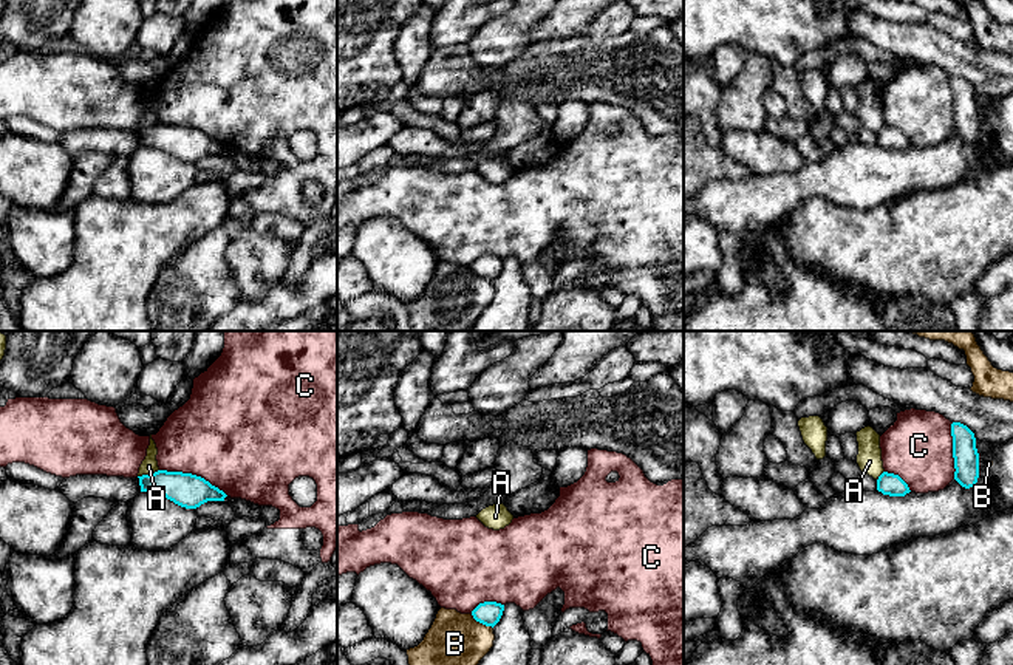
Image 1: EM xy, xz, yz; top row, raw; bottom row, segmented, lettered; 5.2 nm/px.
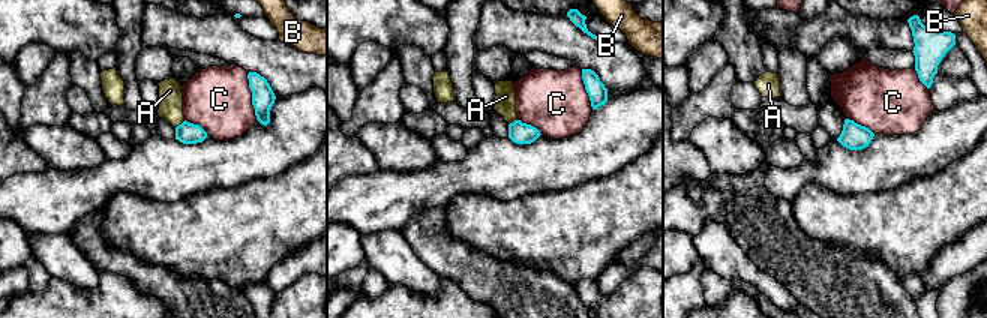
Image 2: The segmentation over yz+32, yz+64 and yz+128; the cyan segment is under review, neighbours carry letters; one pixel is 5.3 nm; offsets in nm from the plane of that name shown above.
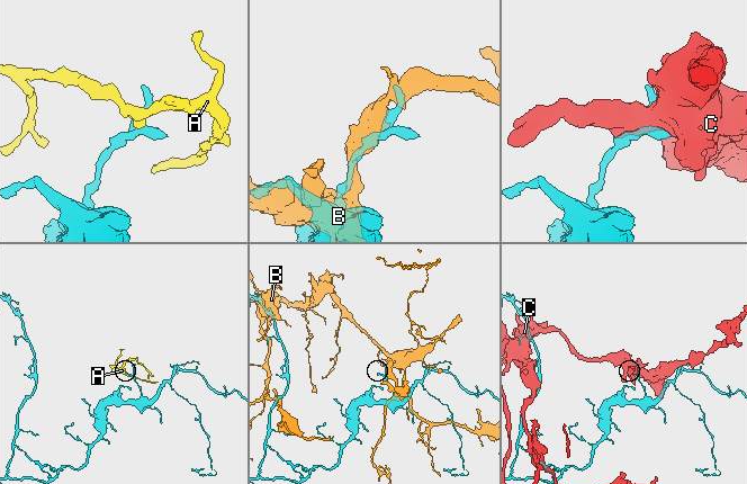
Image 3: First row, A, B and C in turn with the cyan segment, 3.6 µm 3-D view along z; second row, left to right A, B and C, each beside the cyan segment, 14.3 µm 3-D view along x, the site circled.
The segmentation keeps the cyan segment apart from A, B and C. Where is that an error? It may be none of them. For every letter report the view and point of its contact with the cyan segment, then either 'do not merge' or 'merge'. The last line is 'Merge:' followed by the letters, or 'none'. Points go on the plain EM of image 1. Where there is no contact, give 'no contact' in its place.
A: contact xy (147, 129); do not merge
B: contact xz (481, 276); do not merge
C: contact xy (194, 129); do not merge
Merge: none

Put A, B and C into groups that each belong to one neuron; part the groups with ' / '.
A / B / C

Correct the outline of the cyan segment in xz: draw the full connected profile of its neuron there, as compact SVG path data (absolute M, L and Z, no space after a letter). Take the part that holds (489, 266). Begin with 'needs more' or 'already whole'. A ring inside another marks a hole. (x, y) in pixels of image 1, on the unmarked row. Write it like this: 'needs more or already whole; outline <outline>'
already whole; outline M484 255L472 264L472 269L476 275L493 281L500 275L503 264L504 258L496 255Z

